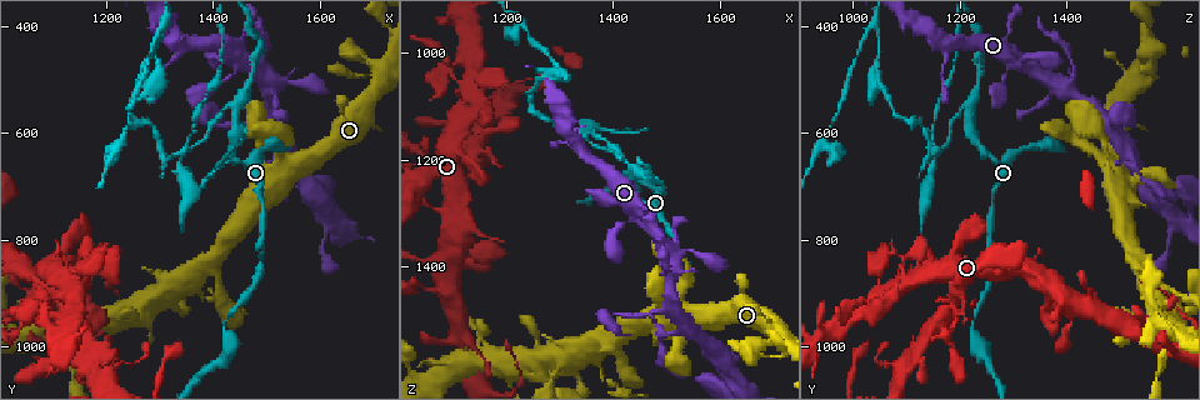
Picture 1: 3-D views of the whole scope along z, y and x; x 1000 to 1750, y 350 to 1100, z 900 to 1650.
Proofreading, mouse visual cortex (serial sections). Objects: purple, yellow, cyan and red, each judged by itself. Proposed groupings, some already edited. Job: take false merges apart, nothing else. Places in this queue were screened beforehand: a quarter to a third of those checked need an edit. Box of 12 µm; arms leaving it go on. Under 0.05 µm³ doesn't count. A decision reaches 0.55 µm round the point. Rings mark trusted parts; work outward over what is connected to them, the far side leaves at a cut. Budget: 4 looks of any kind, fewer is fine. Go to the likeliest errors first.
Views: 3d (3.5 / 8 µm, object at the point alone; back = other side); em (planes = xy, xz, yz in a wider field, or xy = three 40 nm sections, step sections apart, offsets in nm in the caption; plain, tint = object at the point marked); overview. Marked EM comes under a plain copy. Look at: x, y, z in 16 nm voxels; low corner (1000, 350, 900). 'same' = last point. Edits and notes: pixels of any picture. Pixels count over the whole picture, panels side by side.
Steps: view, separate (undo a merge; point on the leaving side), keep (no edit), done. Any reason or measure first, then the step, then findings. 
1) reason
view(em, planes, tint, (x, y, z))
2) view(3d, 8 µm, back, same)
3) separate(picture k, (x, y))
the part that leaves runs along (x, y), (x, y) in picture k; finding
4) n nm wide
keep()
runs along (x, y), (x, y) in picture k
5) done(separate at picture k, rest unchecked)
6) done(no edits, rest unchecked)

arms part here
view(3d, 8 µm, (1440, 555, 1215))

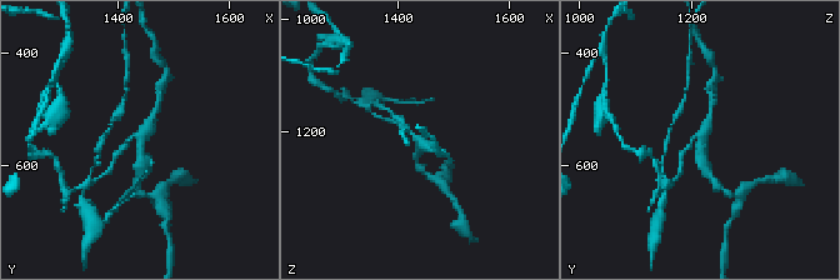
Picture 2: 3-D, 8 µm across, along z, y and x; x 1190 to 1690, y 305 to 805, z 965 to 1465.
3 arms; arms of 150, 250, 300 nm
view(em, xy, step 5, tint, (1440, 555, 1220))

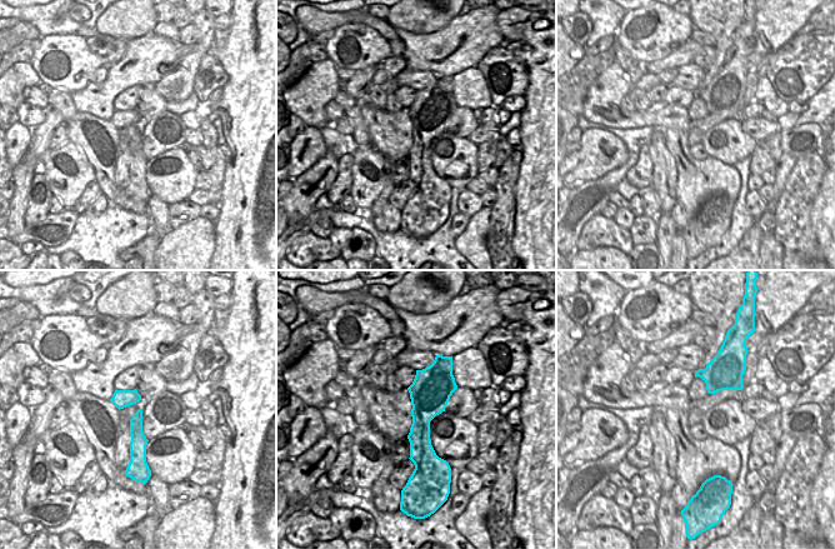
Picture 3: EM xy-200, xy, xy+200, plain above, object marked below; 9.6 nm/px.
separate(picture 2, (116, 116))
the part that leaves runs along (131, 138), (100, 175) in picture 2; two cells meet here

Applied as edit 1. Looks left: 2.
view(em, planes, tint, (1385, 575, 1495))

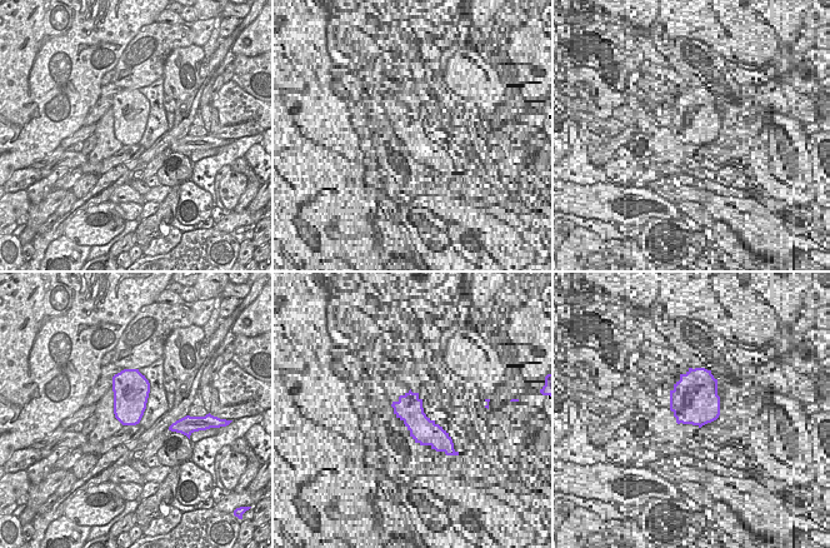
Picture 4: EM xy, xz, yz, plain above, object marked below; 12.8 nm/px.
see where the arms go
view(3d, 3.5 µm, back, same)

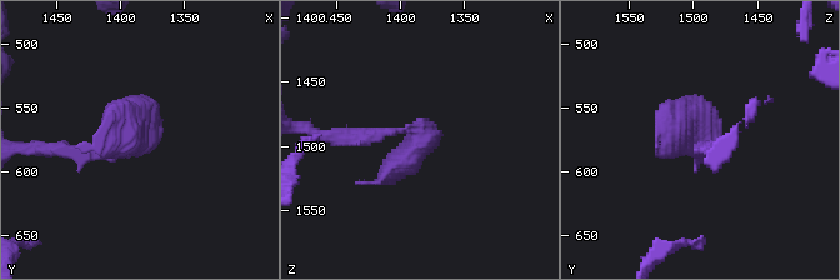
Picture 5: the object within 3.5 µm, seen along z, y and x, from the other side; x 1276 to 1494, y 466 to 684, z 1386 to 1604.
keep()
one cell here

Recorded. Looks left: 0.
done(separate at picture 2, rest unchecked)

